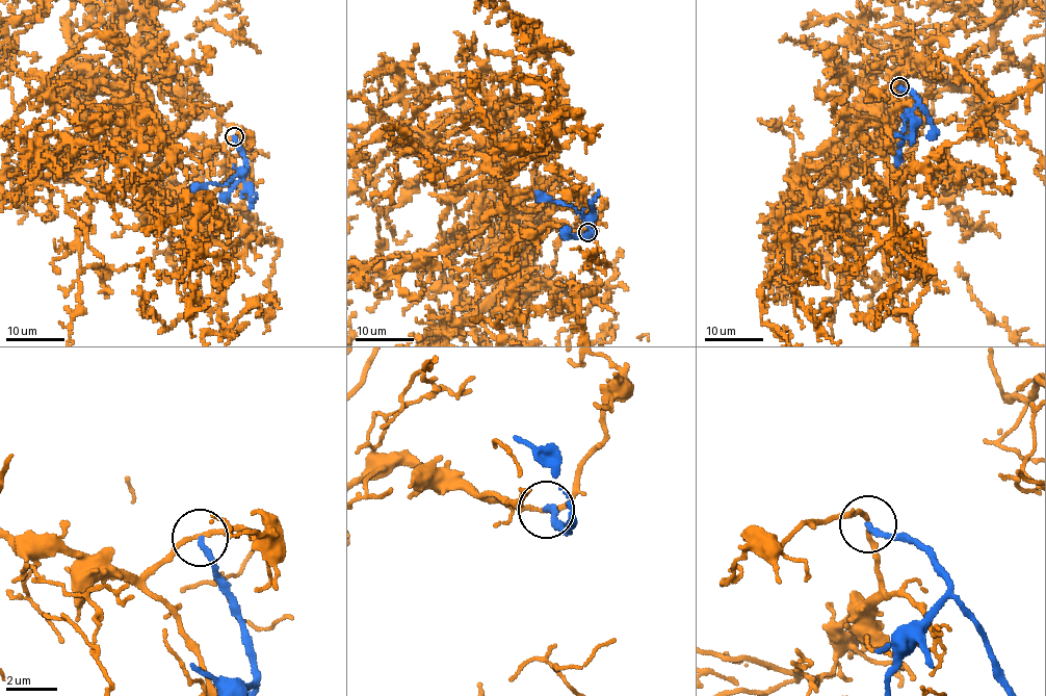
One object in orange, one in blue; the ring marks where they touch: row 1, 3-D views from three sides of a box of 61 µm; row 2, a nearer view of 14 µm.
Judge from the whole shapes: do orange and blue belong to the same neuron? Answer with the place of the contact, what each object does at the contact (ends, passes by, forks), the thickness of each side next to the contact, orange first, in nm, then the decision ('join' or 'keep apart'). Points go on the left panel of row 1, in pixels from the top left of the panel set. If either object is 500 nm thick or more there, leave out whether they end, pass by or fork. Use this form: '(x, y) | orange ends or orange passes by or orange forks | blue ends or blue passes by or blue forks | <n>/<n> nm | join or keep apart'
(234, 136) | orange passes by | blue ends | 160/240 nm | keep apart

